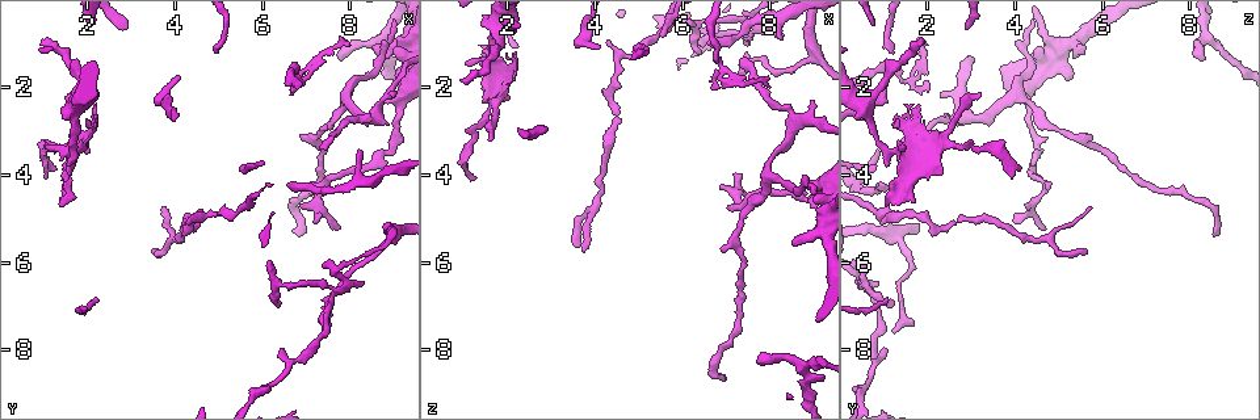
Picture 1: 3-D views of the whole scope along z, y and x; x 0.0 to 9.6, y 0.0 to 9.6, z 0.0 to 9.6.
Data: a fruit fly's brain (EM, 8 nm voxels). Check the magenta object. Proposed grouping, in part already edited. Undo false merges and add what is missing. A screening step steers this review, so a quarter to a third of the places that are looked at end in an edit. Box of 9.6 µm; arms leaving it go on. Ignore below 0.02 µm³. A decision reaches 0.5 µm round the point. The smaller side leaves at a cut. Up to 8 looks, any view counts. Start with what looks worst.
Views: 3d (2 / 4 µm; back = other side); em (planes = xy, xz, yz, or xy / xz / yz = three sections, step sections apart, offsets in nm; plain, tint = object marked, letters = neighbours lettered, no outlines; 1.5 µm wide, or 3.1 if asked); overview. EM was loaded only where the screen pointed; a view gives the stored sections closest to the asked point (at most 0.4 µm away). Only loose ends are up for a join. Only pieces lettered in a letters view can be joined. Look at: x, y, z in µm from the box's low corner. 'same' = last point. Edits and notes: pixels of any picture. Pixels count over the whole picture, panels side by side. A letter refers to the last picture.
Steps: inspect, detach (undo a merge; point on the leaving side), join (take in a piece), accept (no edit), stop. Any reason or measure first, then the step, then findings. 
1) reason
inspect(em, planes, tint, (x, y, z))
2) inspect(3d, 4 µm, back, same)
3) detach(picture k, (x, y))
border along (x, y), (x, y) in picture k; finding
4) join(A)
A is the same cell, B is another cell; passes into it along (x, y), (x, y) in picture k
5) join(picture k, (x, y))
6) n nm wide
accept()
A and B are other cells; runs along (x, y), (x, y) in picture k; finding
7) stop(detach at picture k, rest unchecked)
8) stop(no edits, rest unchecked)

tapers out
inspect(em, yz, step 8, letters, (0.90, 1.05, 1.85))

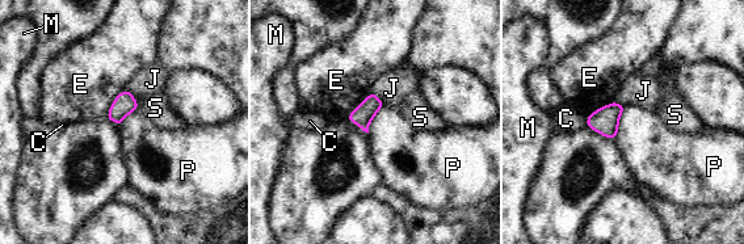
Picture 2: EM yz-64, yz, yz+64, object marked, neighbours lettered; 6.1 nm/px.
inspect(em, planes, letters, same)

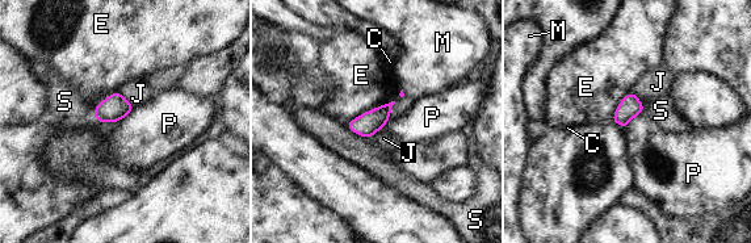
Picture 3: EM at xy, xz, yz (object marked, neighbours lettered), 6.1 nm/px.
accept()
C, E, J, M, P and S are other cells; border along (133, 108), (121, 118), (101, 124) in picture 3; no lettered piece goes on from it

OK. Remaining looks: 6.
an open end
inspect(em, yz, step 8, tint, (7.70, 1.40, 8.35))

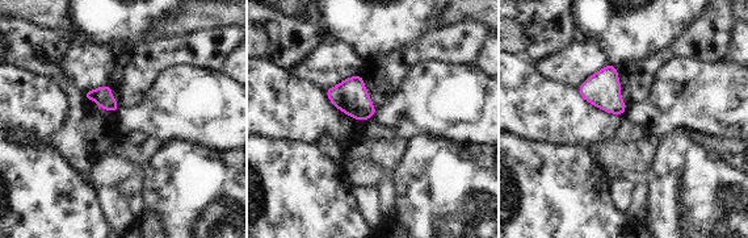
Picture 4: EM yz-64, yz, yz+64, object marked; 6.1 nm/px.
another direction
inspect(em, planes, letters, same)

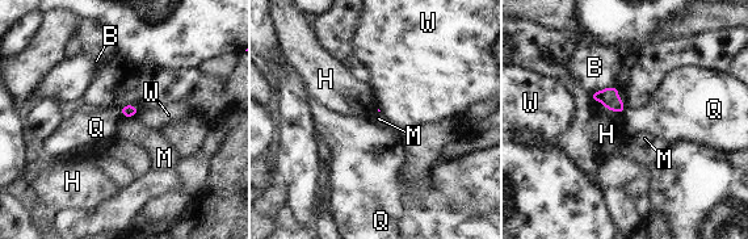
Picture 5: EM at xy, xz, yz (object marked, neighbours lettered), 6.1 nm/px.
accept()
B, H, M, Q and W are other cells; border along (118, 109), (126, 117) in picture 5; no lettered piece goes on from it

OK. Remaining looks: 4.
branch stops here
inspect(em, planes, plain, (8.50, 1.00, 5.60))

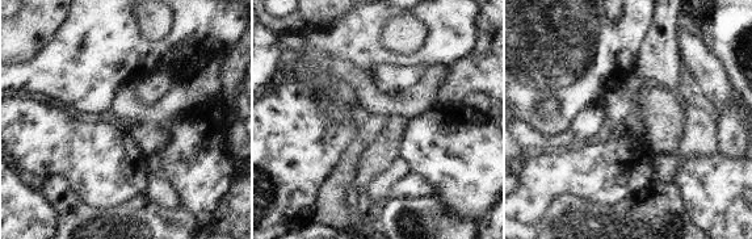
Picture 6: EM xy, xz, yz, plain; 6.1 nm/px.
inspect(em, planes, letters, same)

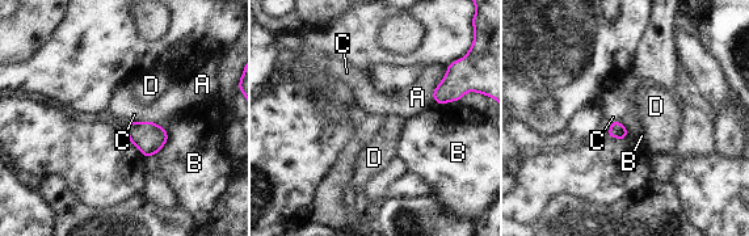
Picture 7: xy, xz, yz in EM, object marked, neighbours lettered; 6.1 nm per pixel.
accept()
A, B, C and D are other cells; border along (146, 119), (142, 122), (129, 122) in picture 7; no lettered piece goes on from it

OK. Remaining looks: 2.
stop(no edits, rest unchecked)

